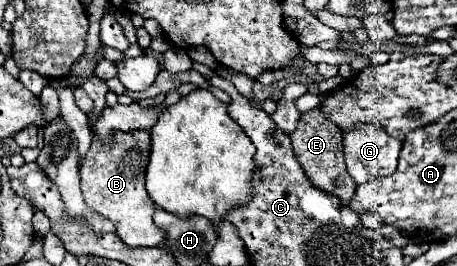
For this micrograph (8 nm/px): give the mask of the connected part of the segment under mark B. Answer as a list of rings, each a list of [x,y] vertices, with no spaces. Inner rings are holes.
[[[132,129],[128,133],[114,131],[112,143],[92,135],[90,151],[80,167],[80,185],[86,205],[102,213],[116,225],[116,235],[130,247],[156,247],[164,241],[164,233],[152,223],[156,205],[148,199],[144,189],[144,175],[150,155],[150,133],[146,129]]]

